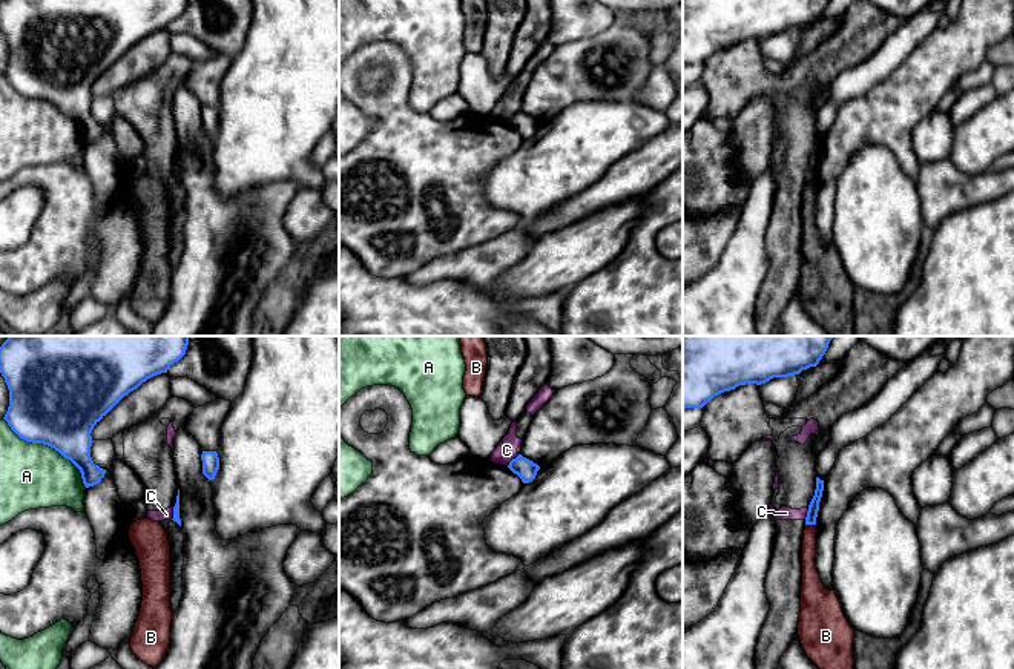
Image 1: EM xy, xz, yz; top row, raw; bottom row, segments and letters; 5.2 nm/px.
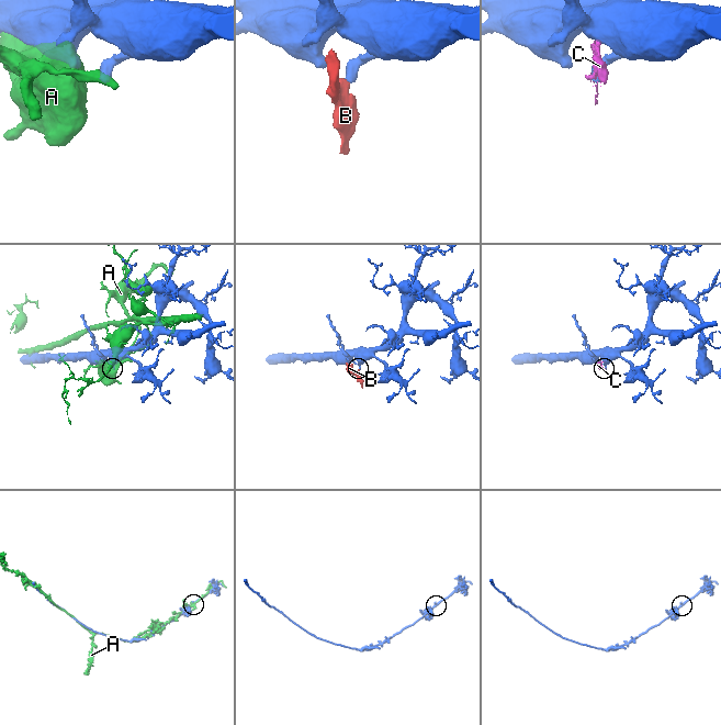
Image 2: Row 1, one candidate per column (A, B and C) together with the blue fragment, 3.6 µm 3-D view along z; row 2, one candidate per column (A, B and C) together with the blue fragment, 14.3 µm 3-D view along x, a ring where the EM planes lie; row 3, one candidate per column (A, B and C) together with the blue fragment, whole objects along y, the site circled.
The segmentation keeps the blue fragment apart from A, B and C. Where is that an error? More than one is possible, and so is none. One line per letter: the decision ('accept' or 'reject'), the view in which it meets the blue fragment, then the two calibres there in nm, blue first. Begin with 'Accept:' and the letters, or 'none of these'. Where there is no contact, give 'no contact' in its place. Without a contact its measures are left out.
Accept: none of these
A: reject; contact in xy; calibres 480 and 340 nm
B: reject; contact in yz; calibres 60 and 80 nm
C: reject; contact in xy; calibres 40 and 60 nm

